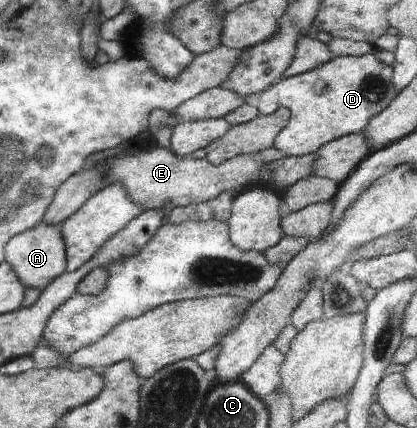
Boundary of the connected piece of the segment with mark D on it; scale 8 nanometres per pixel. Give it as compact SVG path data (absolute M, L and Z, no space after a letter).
M370 50L357 57L335 56L314 70L288 78L282 76L276 84L270 85L264 92L258 93L256 108L260 114L268 115L271 111L281 107L286 107L291 112L289 122L278 133L274 147L282 150L288 157L301 157L316 153L322 146L336 141L341 136L364 131L369 122L382 110L388 108L394 97L400 92L396 83L393 82L393 65L381 61L377 54L378 52Z

